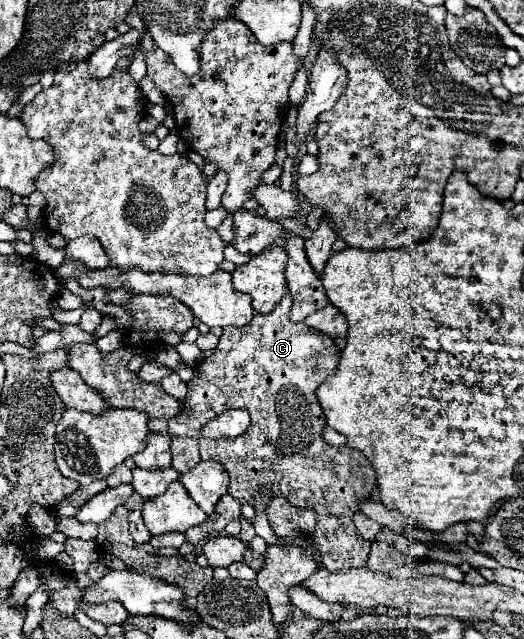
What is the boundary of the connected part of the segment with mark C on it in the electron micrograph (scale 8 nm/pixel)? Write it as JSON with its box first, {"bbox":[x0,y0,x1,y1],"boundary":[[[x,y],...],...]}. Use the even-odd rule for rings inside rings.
{"bbox":[170,293,376,571],"boundary":[[[286,293],[270,313],[256,313],[250,325],[224,327],[224,335],[220,337],[216,351],[194,367],[194,377],[188,381],[186,417],[170,419],[170,433],[178,437],[198,437],[202,461],[218,461],[226,469],[230,475],[228,493],[234,495],[234,499],[254,505],[260,489],[266,489],[272,497],[286,497],[296,507],[314,509],[316,531],[312,537],[320,551],[324,569],[346,571],[364,567],[370,555],[370,541],[358,533],[352,517],[360,511],[358,505],[370,499],[376,487],[376,471],[360,451],[350,447],[332,447],[322,439],[324,413],[316,399],[316,389],[334,373],[340,351],[328,335],[308,329],[304,323],[292,323],[288,317],[290,307],[292,297]],[[230,409],[246,409],[250,413],[250,427],[234,439],[204,437],[202,427]]]}

